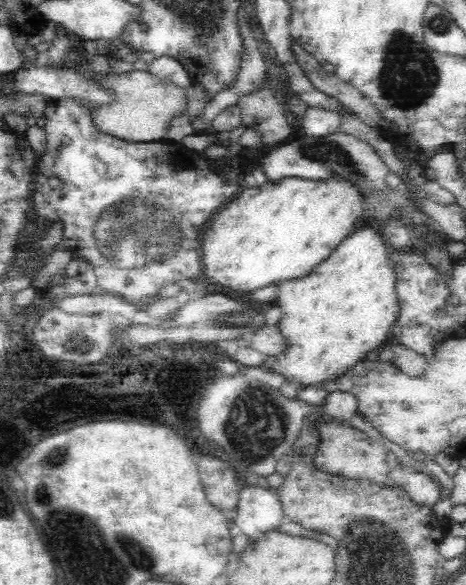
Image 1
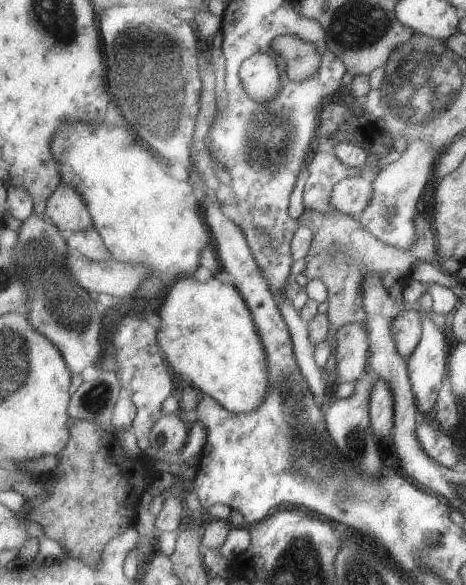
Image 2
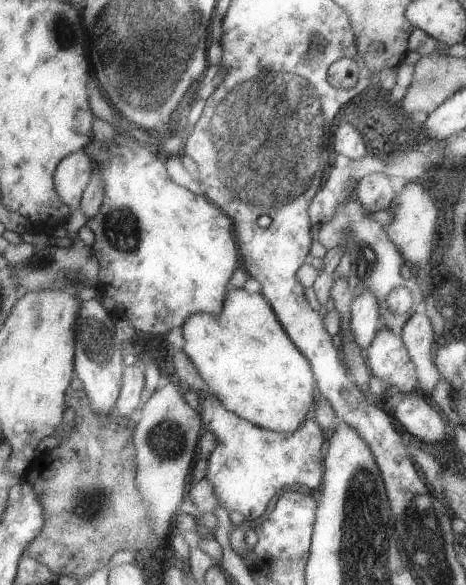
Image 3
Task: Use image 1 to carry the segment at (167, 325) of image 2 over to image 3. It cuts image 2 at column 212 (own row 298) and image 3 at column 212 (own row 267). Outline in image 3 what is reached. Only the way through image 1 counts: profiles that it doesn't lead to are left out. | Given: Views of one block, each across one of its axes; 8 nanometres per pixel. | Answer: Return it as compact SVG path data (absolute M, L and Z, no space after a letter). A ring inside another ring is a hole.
M233 288L227 294L221 316L201 312L189 316L182 327L185 344L183 352L229 412L234 412L261 428L275 432L297 432L315 408L318 384L311 362L296 342L285 332L268 298L260 293L251 293L243 288Z

